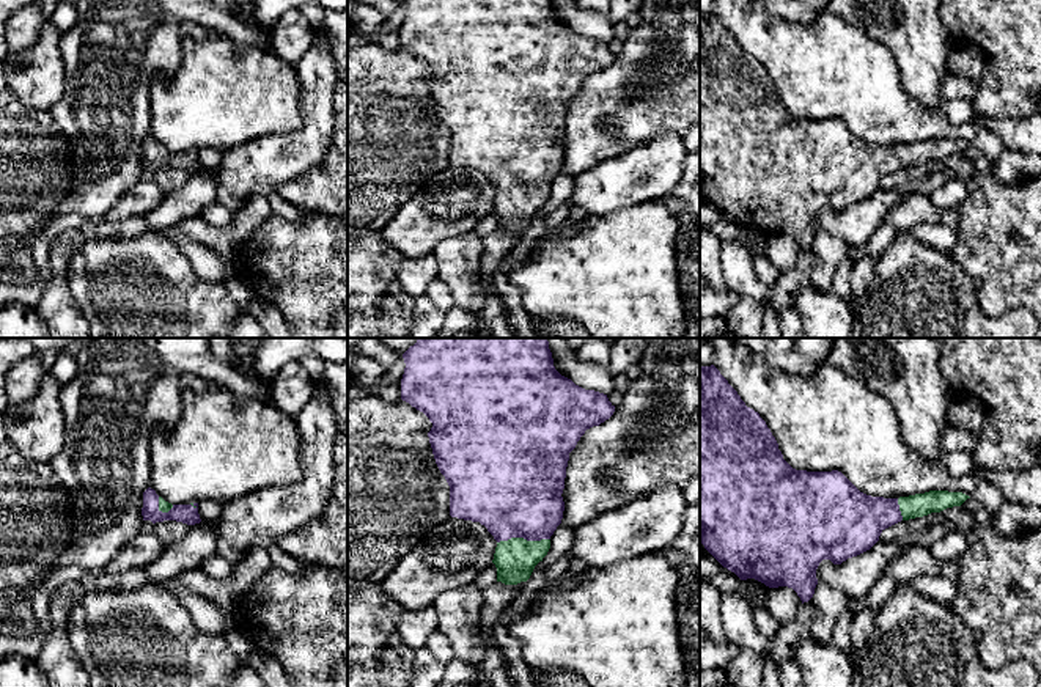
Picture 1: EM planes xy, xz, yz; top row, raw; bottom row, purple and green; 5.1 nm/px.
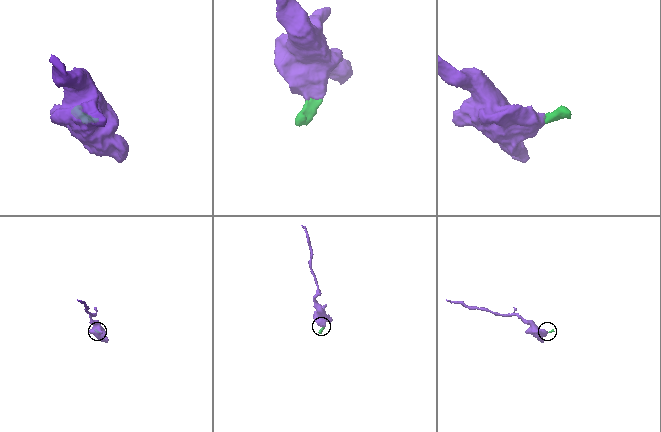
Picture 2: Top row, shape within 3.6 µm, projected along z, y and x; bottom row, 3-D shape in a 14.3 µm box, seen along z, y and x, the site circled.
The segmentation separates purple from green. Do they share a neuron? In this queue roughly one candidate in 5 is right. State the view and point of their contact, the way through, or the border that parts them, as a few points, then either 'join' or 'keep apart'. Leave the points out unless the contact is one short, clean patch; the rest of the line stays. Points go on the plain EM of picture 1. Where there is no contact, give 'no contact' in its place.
meets purple in xz at (522, 184); runs through xz (514, 137), (522, 184), (514, 206); join

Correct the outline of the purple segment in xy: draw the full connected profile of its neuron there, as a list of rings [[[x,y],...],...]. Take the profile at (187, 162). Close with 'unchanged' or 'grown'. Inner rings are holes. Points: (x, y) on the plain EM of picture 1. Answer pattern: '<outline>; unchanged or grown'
[[[148,135],[143,140],[143,168],[164,170],[176,168],[187,173],[200,171],[198,151],[190,152],[171,152],[156,141],[154,137]]]; grown

